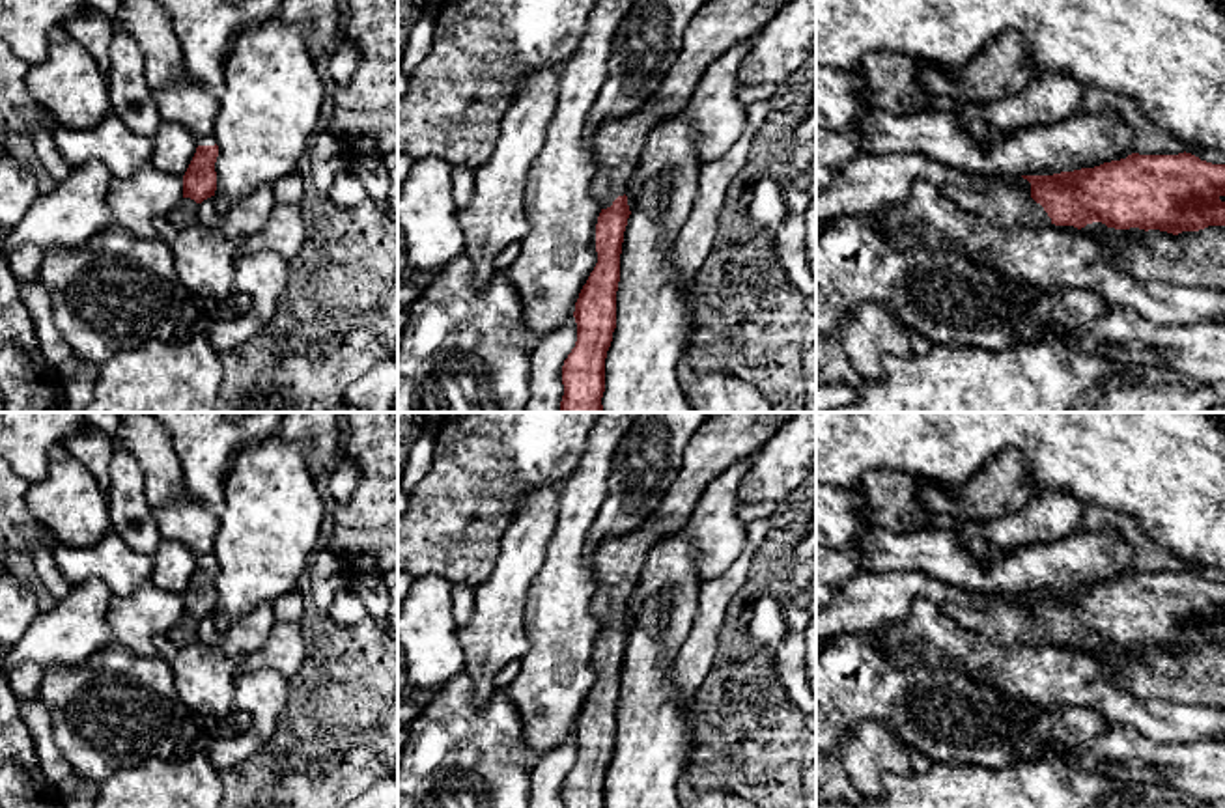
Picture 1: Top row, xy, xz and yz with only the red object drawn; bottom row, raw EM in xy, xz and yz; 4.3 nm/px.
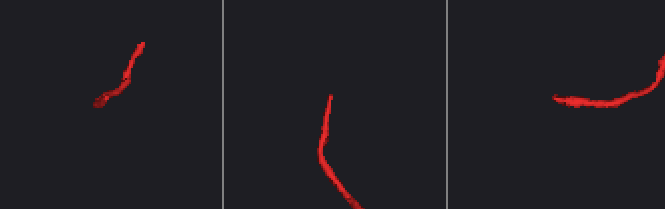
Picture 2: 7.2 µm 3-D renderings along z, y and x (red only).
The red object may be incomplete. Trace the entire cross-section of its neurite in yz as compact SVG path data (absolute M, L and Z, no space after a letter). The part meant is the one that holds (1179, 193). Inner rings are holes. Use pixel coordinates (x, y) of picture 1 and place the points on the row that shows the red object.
M1191 153L1139 155L1094 168L1053 175L1021 175L1031 183L1027 196L999 183L979 192L945 185L941 192L962 209L1003 226L1077 230L1102 222L1115 230L1160 230L1173 235L1225 226L1225 164Z

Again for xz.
M708 0L704 9L687 26L678 58L657 90L648 97L646 104L635 114L607 121L594 136L598 172L592 179L592 194L601 203L596 224L598 263L575 302L577 341L562 366L564 396L558 412L603 412L605 358L616 328L620 254L631 215L624 190L641 162L648 134L659 121L685 110L698 80L719 56L738 43L754 41L788 2L790 0Z

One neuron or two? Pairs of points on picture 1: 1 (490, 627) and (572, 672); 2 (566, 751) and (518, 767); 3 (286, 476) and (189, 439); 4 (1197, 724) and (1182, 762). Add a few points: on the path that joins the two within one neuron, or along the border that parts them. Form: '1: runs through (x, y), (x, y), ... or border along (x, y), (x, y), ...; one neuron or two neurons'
1: border along (527, 603), (527, 652), (518, 661); two neurons
2: border along (533, 767), (529, 788); two neurons
3: border along (273, 435), (249, 443), (234, 458), (223, 499); two neurons
4: border along (1147, 736), (1158, 741), (1205, 739); two neurons

